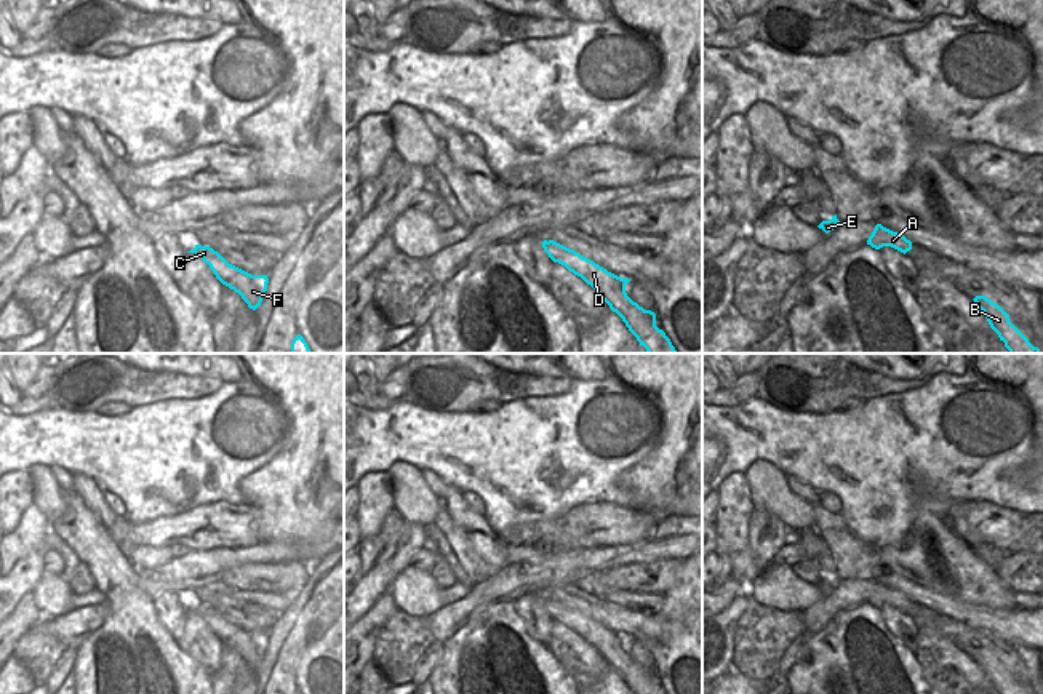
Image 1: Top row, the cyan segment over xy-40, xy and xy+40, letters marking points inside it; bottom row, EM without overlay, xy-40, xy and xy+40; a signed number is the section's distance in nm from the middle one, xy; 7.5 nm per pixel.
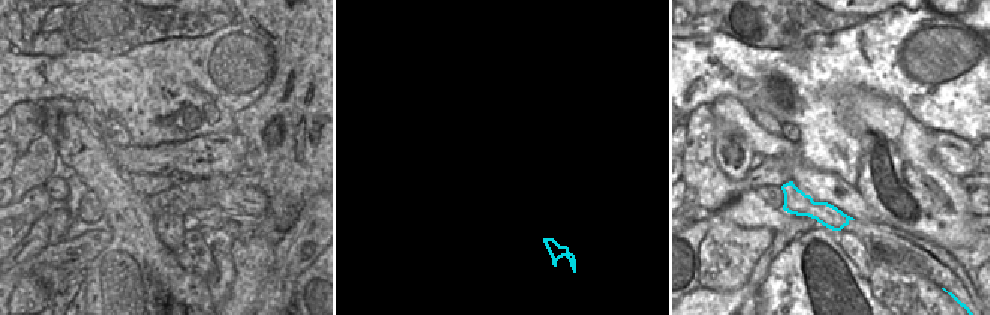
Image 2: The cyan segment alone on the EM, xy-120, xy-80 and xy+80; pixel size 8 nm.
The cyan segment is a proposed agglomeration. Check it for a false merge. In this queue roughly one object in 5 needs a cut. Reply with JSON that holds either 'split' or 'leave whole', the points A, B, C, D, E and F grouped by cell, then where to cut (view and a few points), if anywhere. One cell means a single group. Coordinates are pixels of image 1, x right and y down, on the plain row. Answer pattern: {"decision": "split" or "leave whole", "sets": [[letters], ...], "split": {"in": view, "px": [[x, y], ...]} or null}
{"decision": "leave whole", "sets": [["A", "B", "C", "D", "E", "F"]], "split": null}

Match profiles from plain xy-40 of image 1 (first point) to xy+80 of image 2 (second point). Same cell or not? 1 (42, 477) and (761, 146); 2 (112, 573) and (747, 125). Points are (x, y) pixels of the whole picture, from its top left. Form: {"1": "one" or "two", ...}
{"1": "one", "2": "two"}

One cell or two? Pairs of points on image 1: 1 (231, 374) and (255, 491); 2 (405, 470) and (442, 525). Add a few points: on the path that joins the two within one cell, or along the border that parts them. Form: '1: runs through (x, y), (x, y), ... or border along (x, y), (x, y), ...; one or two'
1: border along (239, 370), (242, 379); two
2: border along (443, 507), (432, 520), (423, 525); two

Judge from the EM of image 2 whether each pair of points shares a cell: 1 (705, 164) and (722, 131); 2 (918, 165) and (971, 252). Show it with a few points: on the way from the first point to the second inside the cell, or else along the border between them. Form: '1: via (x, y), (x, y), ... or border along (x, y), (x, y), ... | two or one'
1: border along (714, 119), (714, 161), (729, 179) | two
2: via (918, 186), (918, 192), (944, 218), (951, 231) | one

